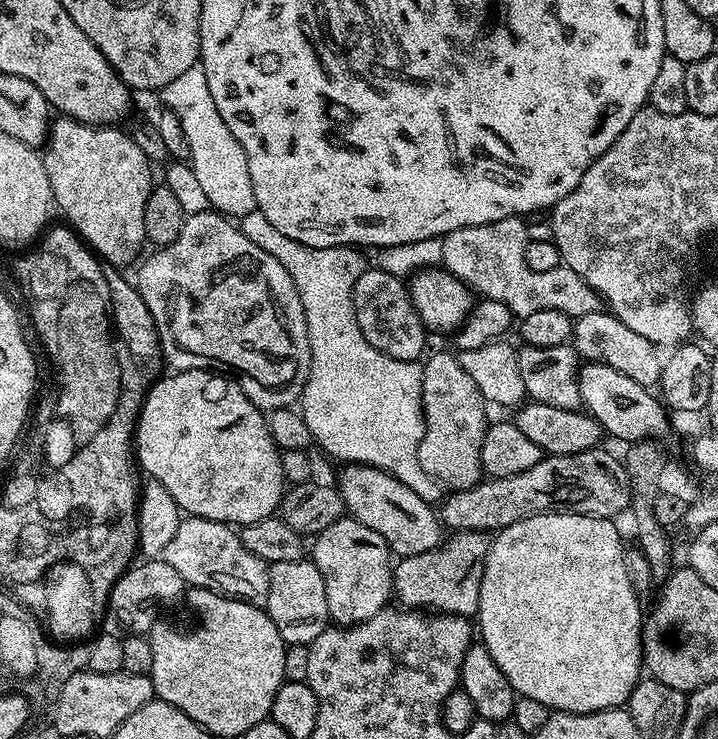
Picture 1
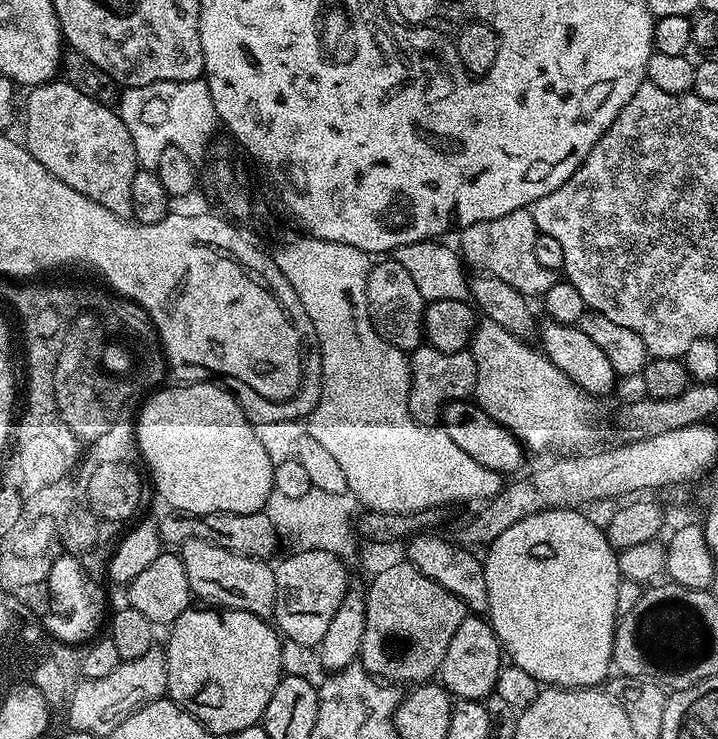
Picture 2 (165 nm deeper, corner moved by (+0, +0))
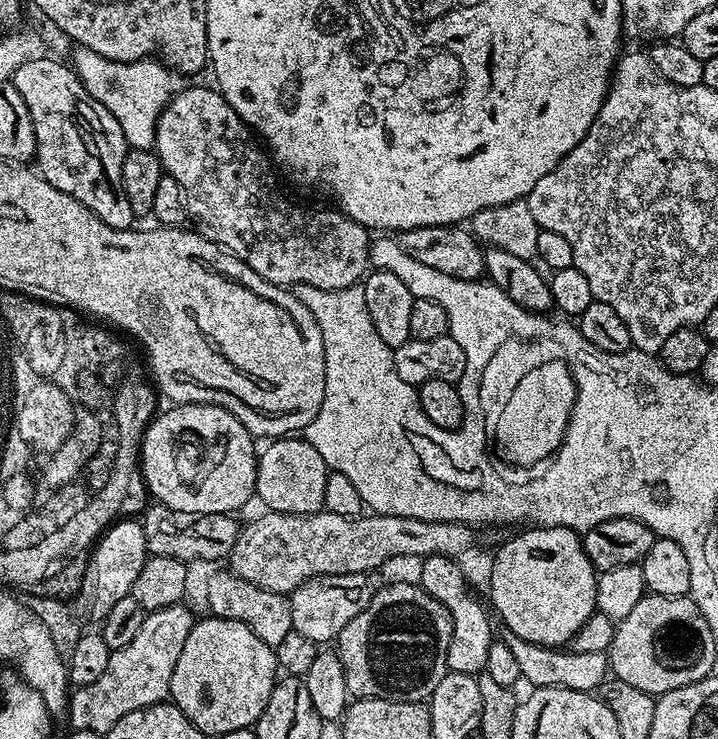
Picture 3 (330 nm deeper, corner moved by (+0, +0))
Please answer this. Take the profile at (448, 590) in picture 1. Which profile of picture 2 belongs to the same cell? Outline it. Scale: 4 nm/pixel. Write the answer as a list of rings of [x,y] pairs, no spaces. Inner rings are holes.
[[[410,562],[384,568],[366,588],[366,630],[358,663],[381,682],[393,686],[415,686],[431,681],[439,673],[450,638],[462,626],[466,609],[441,584],[428,580]]]

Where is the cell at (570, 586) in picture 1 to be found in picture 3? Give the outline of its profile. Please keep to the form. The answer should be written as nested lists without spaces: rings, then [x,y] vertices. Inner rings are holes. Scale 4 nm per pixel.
[[[528,526],[525,527],[523,530],[525,532],[520,532],[517,534],[517,536],[512,536],[509,538],[508,541],[505,542],[504,545],[501,546],[500,549],[496,552],[496,557],[492,560],[492,577],[488,580],[488,592],[490,595],[492,595],[492,604],[491,607],[494,609],[496,607],[496,612],[500,617],[498,617],[499,623],[505,624],[510,630],[514,630],[514,634],[518,634],[518,638],[522,638],[525,642],[528,644],[541,644],[542,646],[546,646],[547,648],[560,648],[561,646],[567,645],[570,641],[575,638],[575,636],[578,634],[578,630],[580,627],[586,622],[586,618],[590,618],[592,616],[592,613],[597,611],[596,606],[596,578],[597,578],[597,570],[596,567],[590,562],[590,558],[586,558],[586,550],[584,549],[584,542],[581,536],[581,533],[578,532],[571,532],[569,528],[542,528],[539,526]]]

